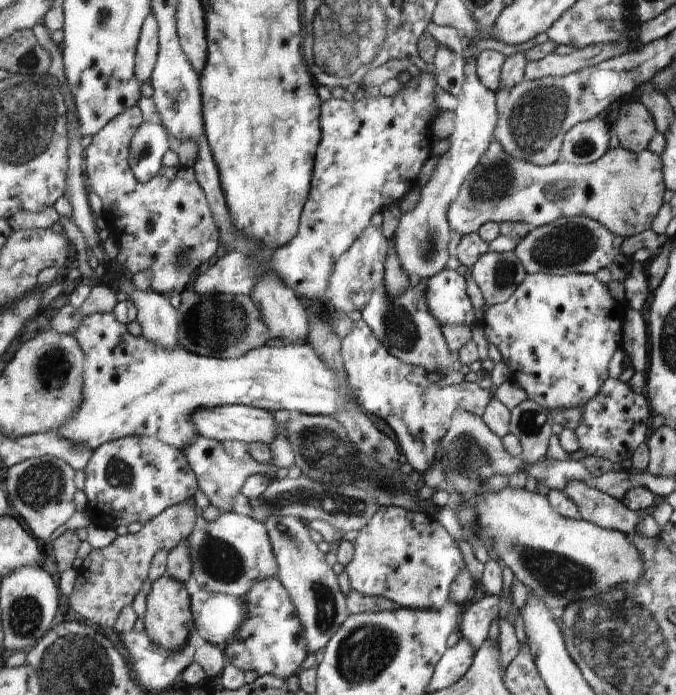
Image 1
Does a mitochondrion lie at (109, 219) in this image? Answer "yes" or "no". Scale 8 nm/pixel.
no

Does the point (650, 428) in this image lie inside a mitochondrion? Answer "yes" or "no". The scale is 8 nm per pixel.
no

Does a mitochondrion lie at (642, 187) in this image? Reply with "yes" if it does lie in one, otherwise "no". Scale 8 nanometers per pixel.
no

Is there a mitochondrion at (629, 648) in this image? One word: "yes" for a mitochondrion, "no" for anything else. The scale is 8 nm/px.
yes

